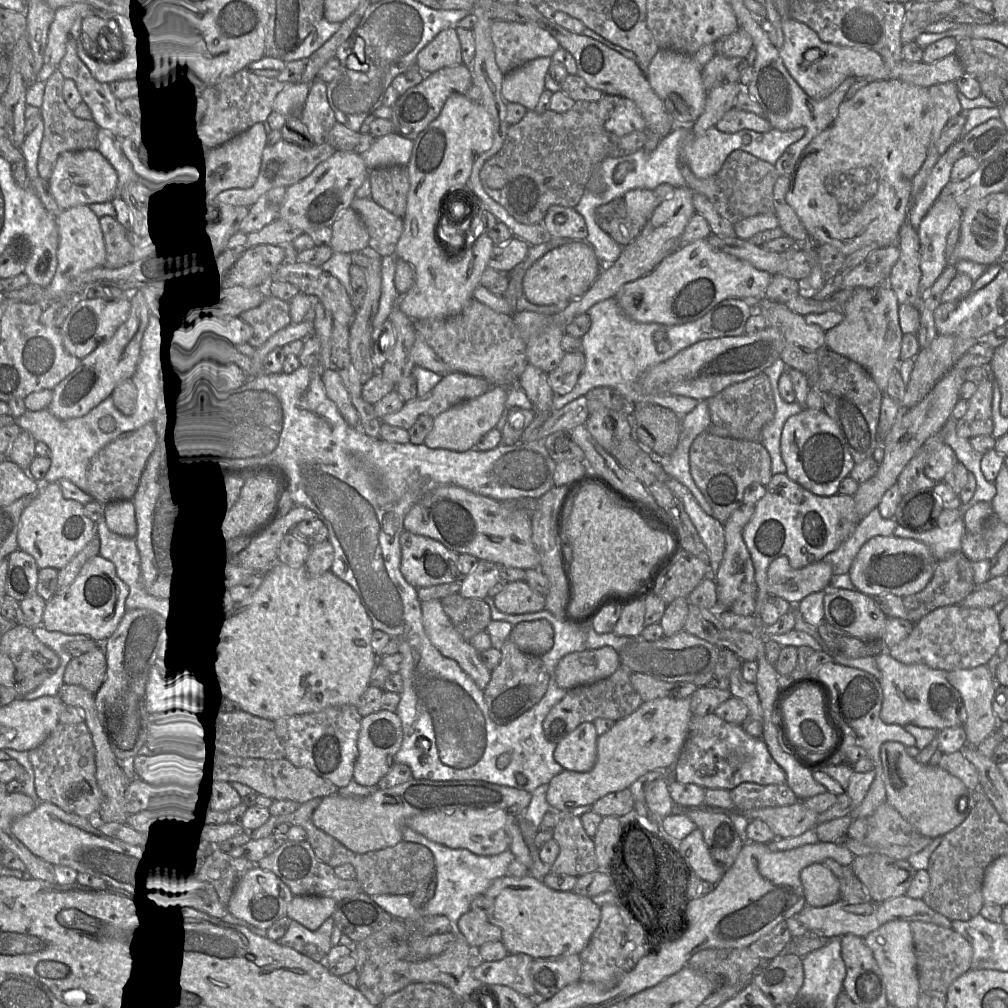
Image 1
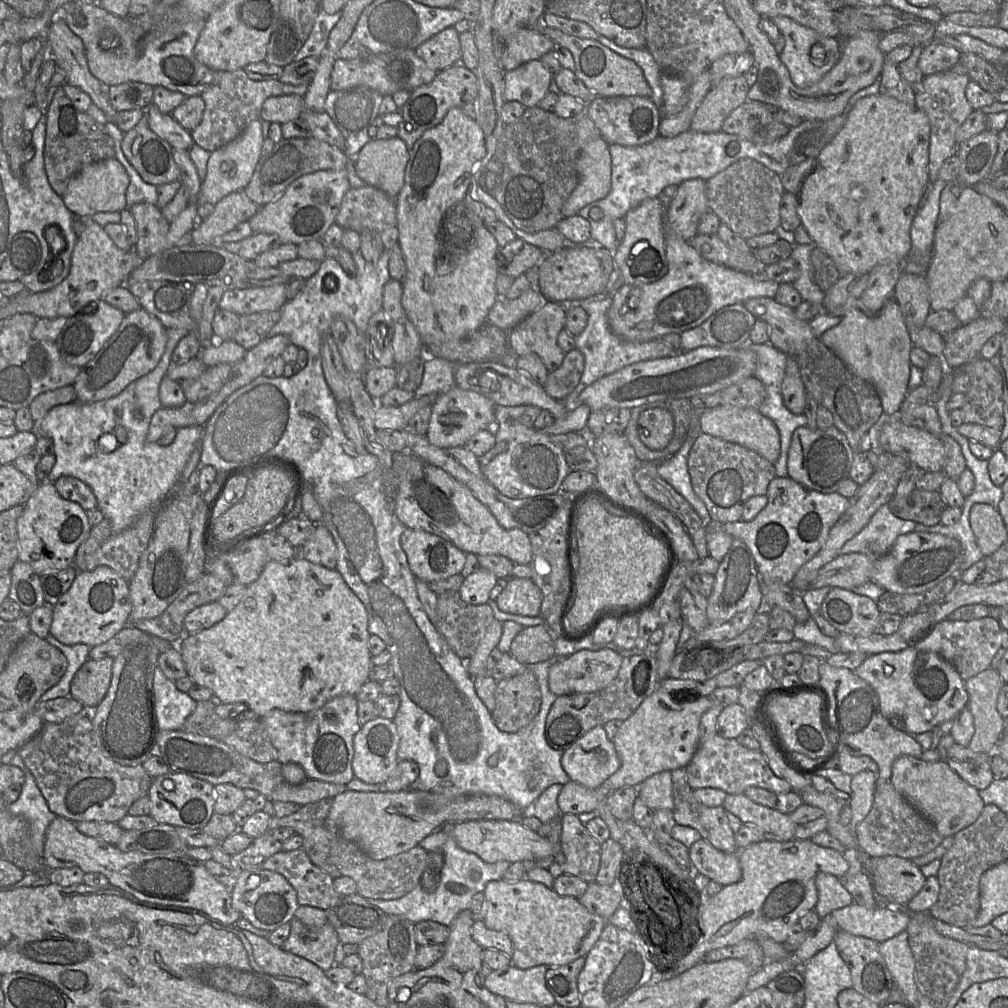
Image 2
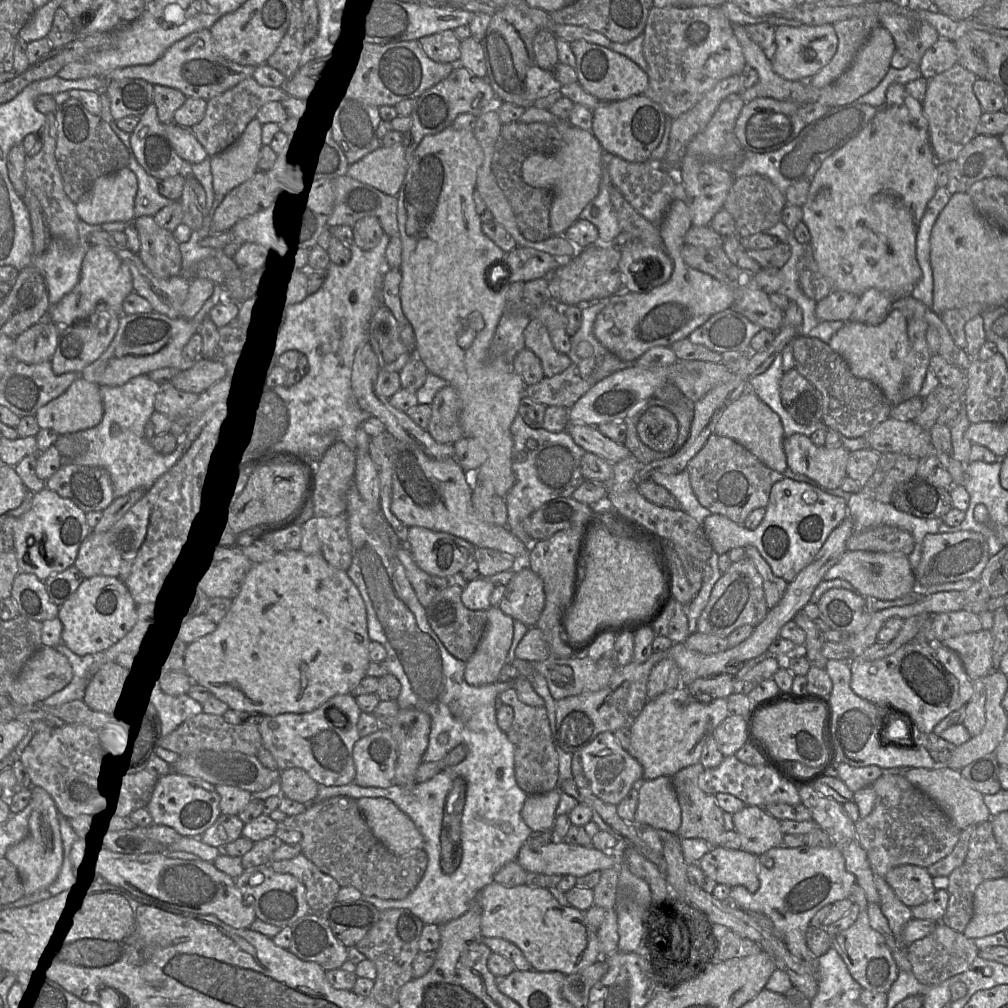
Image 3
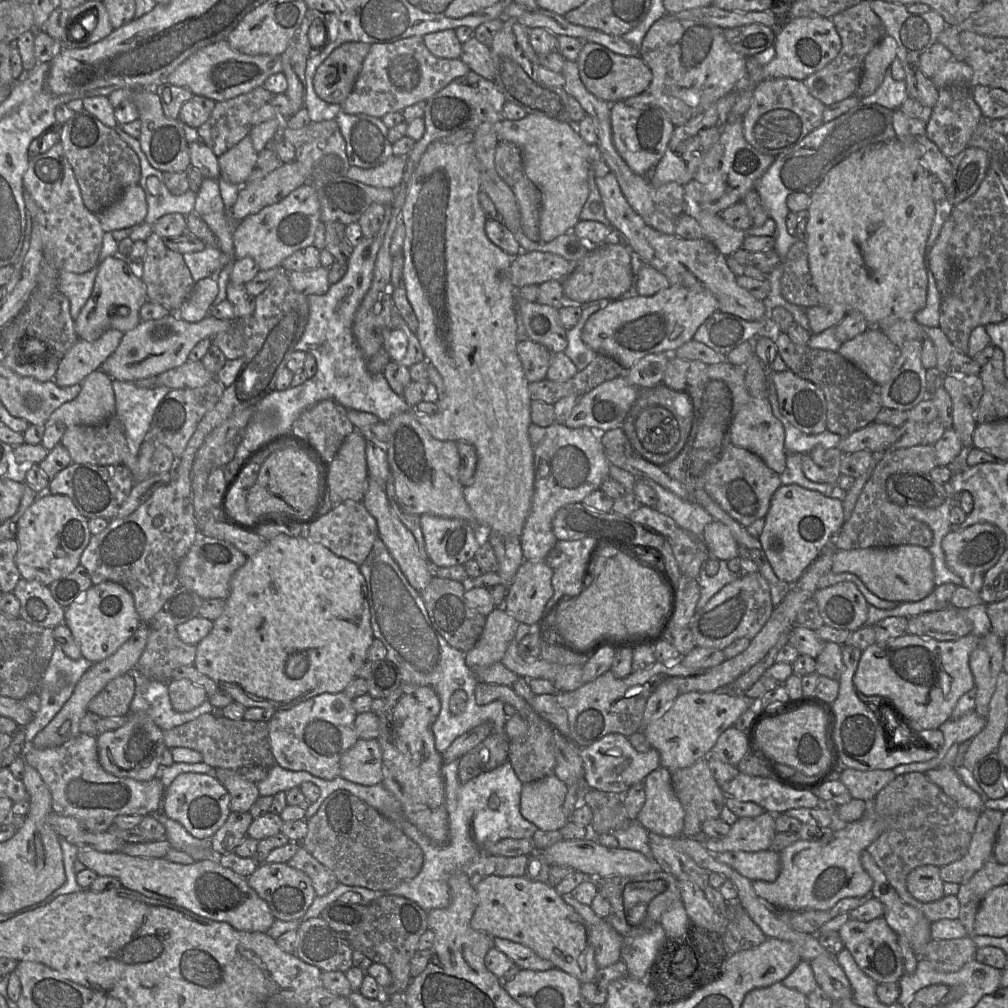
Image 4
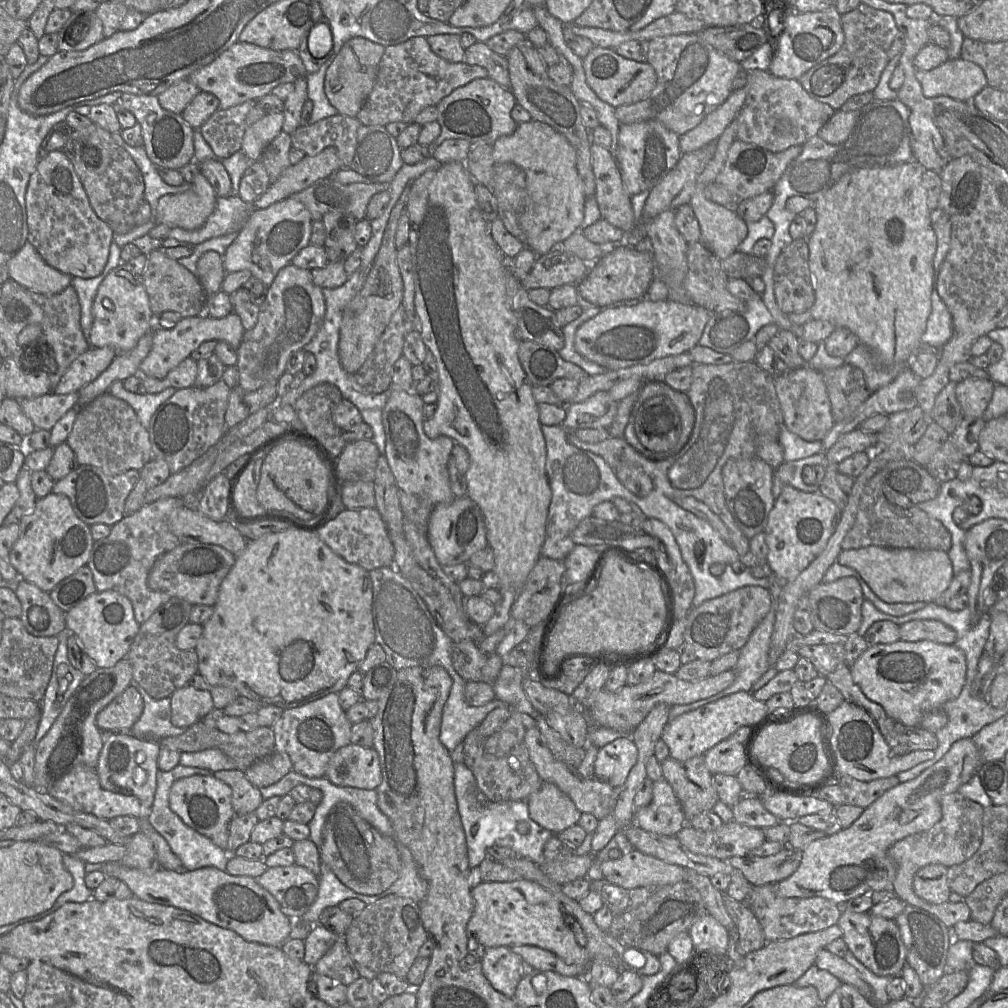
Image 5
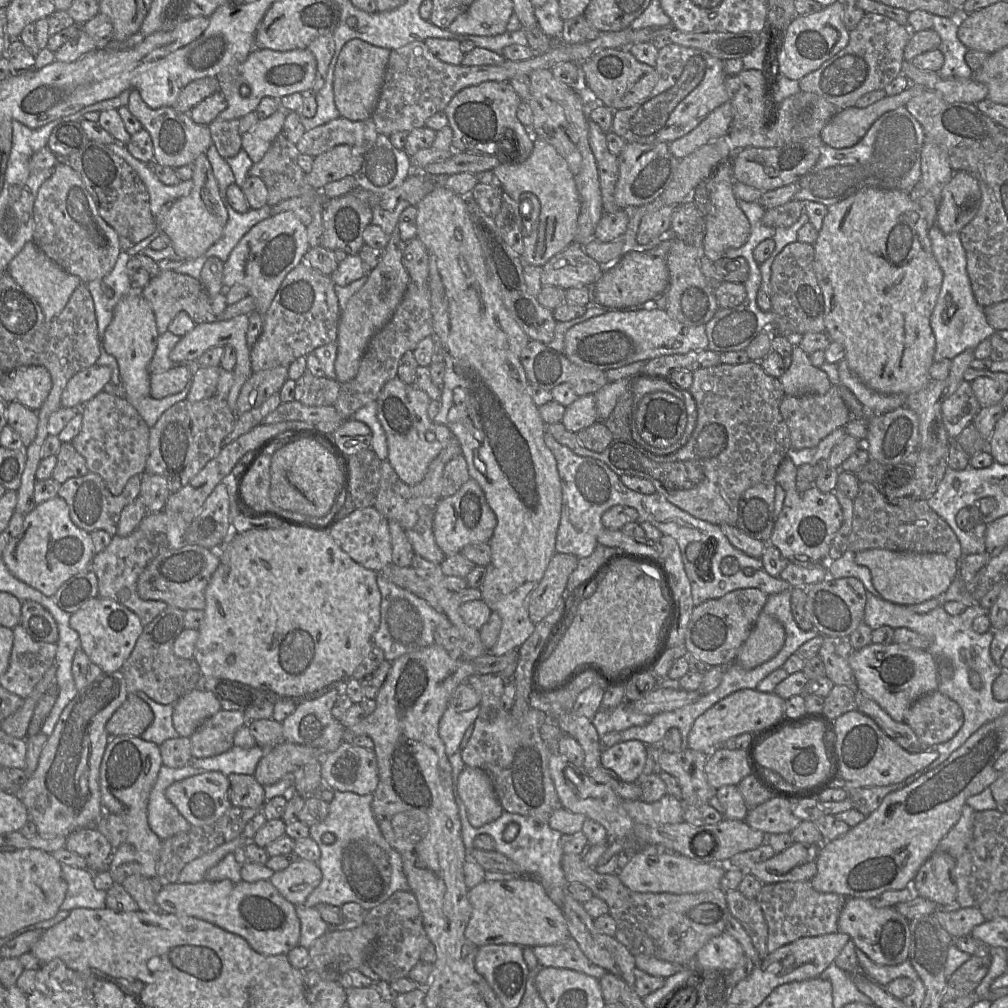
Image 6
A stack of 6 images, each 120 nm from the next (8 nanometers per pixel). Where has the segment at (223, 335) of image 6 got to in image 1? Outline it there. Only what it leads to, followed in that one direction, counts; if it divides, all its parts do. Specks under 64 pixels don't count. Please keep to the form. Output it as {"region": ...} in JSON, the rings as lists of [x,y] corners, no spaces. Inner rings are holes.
{"region":[[[143,290],[131,292],[130,301],[128,320],[118,328],[111,339],[81,359],[78,367],[53,388],[48,410],[57,418],[66,420],[86,415],[110,397],[119,383],[132,378],[139,359],[142,339],[151,322],[152,314]]]}

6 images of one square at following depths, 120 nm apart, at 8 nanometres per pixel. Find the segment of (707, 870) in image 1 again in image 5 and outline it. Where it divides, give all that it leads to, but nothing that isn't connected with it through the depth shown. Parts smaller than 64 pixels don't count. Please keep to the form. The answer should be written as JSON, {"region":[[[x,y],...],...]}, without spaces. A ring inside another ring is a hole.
{"region":[[[787,845],[782,851],[767,857],[733,856],[727,862],[752,886],[778,883],[791,876],[799,867],[802,850]]]}

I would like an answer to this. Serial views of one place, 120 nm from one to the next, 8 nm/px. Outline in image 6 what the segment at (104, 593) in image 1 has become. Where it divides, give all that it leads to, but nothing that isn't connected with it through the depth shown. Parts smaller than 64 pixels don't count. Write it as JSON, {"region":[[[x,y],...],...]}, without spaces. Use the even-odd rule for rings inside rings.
{"region":[[[99,596],[72,613],[69,624],[79,635],[81,649],[104,673],[113,673],[122,668],[144,628],[139,617],[130,609],[115,600]]]}

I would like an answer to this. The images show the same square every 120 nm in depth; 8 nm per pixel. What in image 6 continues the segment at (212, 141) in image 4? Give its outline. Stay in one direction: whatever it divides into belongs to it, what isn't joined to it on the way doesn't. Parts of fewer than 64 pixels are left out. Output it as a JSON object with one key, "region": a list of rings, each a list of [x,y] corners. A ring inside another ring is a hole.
{"region":[[[215,119],[208,125],[213,144],[221,157],[234,157],[242,149],[242,135],[239,133],[239,119]]]}

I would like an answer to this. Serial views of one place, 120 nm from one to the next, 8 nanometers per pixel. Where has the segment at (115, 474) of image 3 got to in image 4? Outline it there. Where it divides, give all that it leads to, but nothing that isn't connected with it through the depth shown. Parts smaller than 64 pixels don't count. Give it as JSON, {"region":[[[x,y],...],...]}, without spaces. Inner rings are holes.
{"region":[[[113,380],[112,388],[115,396],[114,416],[124,427],[128,445],[122,465],[132,471],[135,482],[140,445],[150,435],[158,405],[171,390],[165,386],[139,388],[134,382],[120,380]]]}

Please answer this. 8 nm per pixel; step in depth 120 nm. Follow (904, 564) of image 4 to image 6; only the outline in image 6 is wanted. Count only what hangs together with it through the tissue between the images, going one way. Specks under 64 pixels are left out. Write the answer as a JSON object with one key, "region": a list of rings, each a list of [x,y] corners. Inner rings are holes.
{"region":[[[869,549],[855,553],[855,562],[870,570],[873,586],[882,599],[899,605],[915,605],[940,597],[959,575],[959,561],[940,553]]]}

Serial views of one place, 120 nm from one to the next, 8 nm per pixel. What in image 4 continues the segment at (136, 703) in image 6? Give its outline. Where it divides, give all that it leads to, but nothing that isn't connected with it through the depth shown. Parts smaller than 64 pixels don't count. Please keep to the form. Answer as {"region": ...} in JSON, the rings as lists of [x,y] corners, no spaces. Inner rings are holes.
{"region":[[[129,674],[111,680],[88,704],[87,710],[102,718],[126,717],[135,694],[135,682]]]}

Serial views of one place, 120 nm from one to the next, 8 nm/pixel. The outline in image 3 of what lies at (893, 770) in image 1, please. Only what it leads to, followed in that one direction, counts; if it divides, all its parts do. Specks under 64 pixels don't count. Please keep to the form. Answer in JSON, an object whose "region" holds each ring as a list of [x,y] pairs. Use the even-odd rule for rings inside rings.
{"region":[[[910,767],[905,771],[906,779],[931,798],[960,830],[969,825],[977,825],[991,819],[989,809],[984,803],[983,794],[976,790],[962,776],[959,770],[950,767],[923,768]]]}

